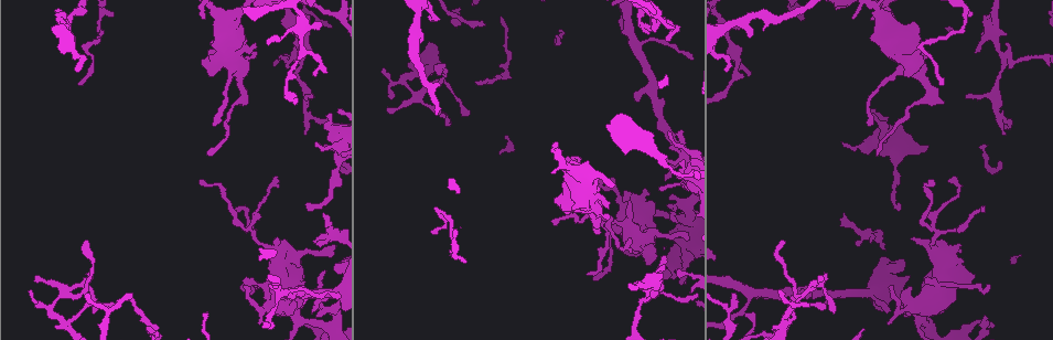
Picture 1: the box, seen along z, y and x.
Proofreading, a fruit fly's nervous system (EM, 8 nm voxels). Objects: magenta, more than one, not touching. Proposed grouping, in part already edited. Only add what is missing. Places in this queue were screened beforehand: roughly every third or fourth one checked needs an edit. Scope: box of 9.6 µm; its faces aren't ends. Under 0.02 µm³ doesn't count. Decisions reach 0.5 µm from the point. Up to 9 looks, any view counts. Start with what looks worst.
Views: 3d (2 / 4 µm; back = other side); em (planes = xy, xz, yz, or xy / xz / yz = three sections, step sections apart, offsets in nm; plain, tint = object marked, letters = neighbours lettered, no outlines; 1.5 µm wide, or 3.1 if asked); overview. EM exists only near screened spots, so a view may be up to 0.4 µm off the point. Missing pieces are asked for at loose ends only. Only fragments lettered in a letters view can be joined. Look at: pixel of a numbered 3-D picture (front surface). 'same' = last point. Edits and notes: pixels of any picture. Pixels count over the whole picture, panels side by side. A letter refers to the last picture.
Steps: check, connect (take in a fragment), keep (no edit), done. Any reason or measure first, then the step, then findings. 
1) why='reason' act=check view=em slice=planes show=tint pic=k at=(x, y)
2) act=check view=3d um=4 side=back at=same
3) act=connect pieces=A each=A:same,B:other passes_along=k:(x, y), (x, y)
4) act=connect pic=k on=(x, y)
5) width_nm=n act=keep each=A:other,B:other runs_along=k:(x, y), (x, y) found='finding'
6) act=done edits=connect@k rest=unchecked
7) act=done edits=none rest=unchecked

why='thick end' act=check view=3d um=4 pic=1 at=(910, 62)

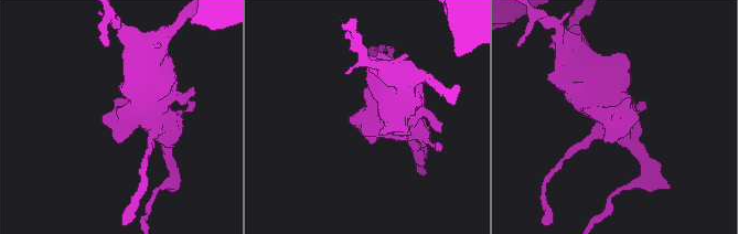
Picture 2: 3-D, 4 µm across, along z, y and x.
act=check view=em slice=xz step=4 show=tint pic=2 at=(612, 117)

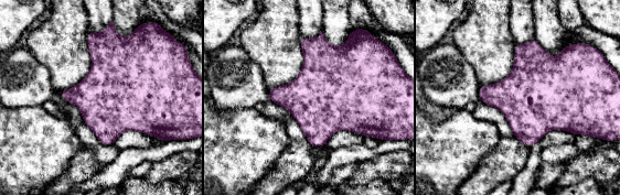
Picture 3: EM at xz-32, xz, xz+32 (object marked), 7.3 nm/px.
why='cut it another way' act=check view=em slice=planes show=letters at=same

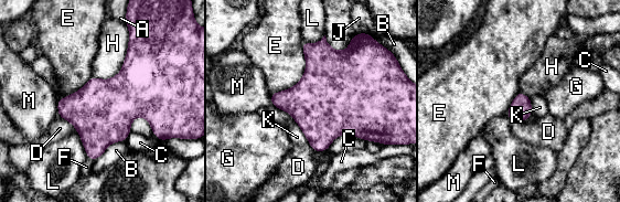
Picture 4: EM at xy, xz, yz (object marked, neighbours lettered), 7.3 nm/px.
act=keep each=A:other,B:other,C:other,D:other,E:other,F:other,G:other,H:other,J:other,K:other,L:other,M:other border=4:(302, 41), (303, 75), (270, 94) found='no lettered fragment goes on from it'

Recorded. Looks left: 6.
why='free end' act=check view=em slice=planes show=letters pic=1 at=(809, 294)

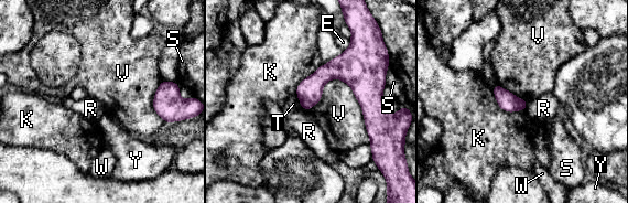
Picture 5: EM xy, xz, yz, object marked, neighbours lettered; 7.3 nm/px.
act=keep each=E:other,K:other,R:other,S:other,T:other,V:other,W:other,Y:other border=5:(331, 78), (350, 87), (369, 143) found='no lettered fragment goes on from it'

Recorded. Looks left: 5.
why='tapers out' act=check view=em slice=yz step=4 show=tint pic=1 at=(433, 233)

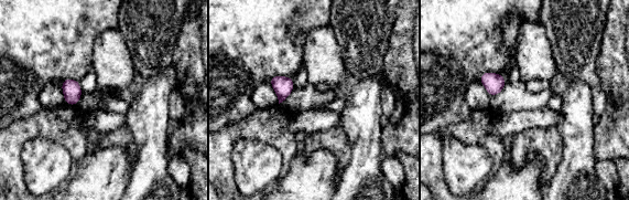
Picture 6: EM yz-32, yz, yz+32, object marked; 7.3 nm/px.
act=check view=em slice=planes show=letters at=same

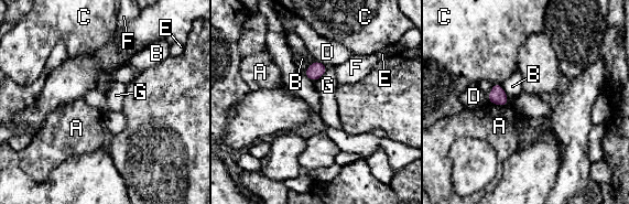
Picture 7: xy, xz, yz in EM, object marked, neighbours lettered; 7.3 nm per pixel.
act=keep each=A:other,B:other,C:other,D:other,E:other,F:other,G:other border=7:(327, 66), (326, 71), (314, 82) found='none of them fits'

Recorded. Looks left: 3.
why='free end' act=check view=em slice=planes show=letters pic=1 at=(29, 291)

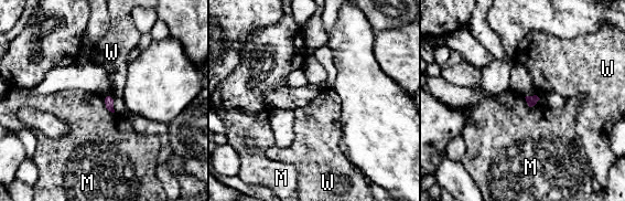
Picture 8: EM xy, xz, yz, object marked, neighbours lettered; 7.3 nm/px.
longest_contact=M:120nm act=keep each=M:other,W:other found='no lettered fragment goes on from it'

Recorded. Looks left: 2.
act=done edits=none rest=unchecked

